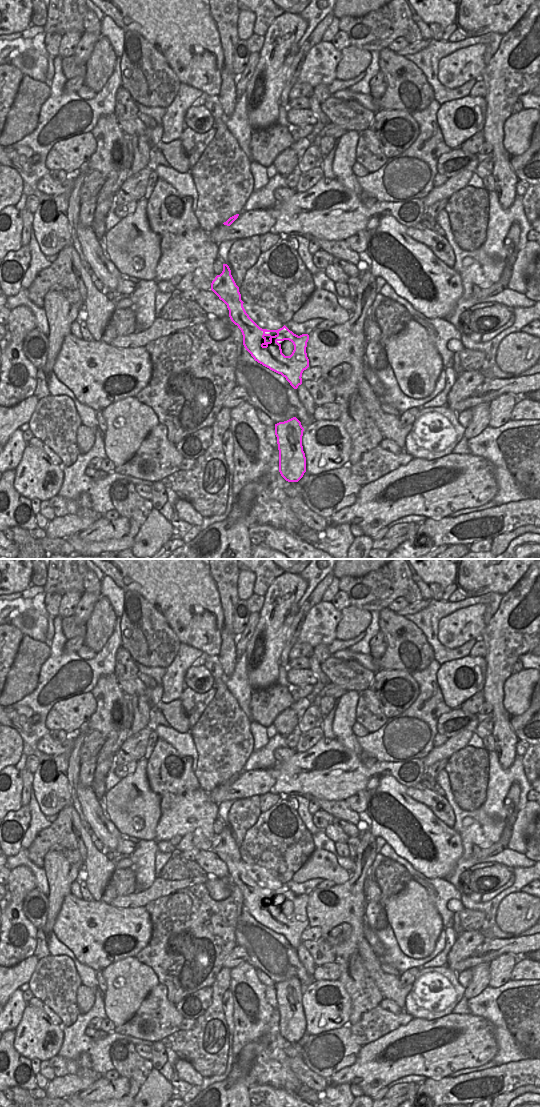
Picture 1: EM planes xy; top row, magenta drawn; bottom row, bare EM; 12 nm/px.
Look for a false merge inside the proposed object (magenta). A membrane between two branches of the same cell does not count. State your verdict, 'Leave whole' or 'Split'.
Leave whole.

